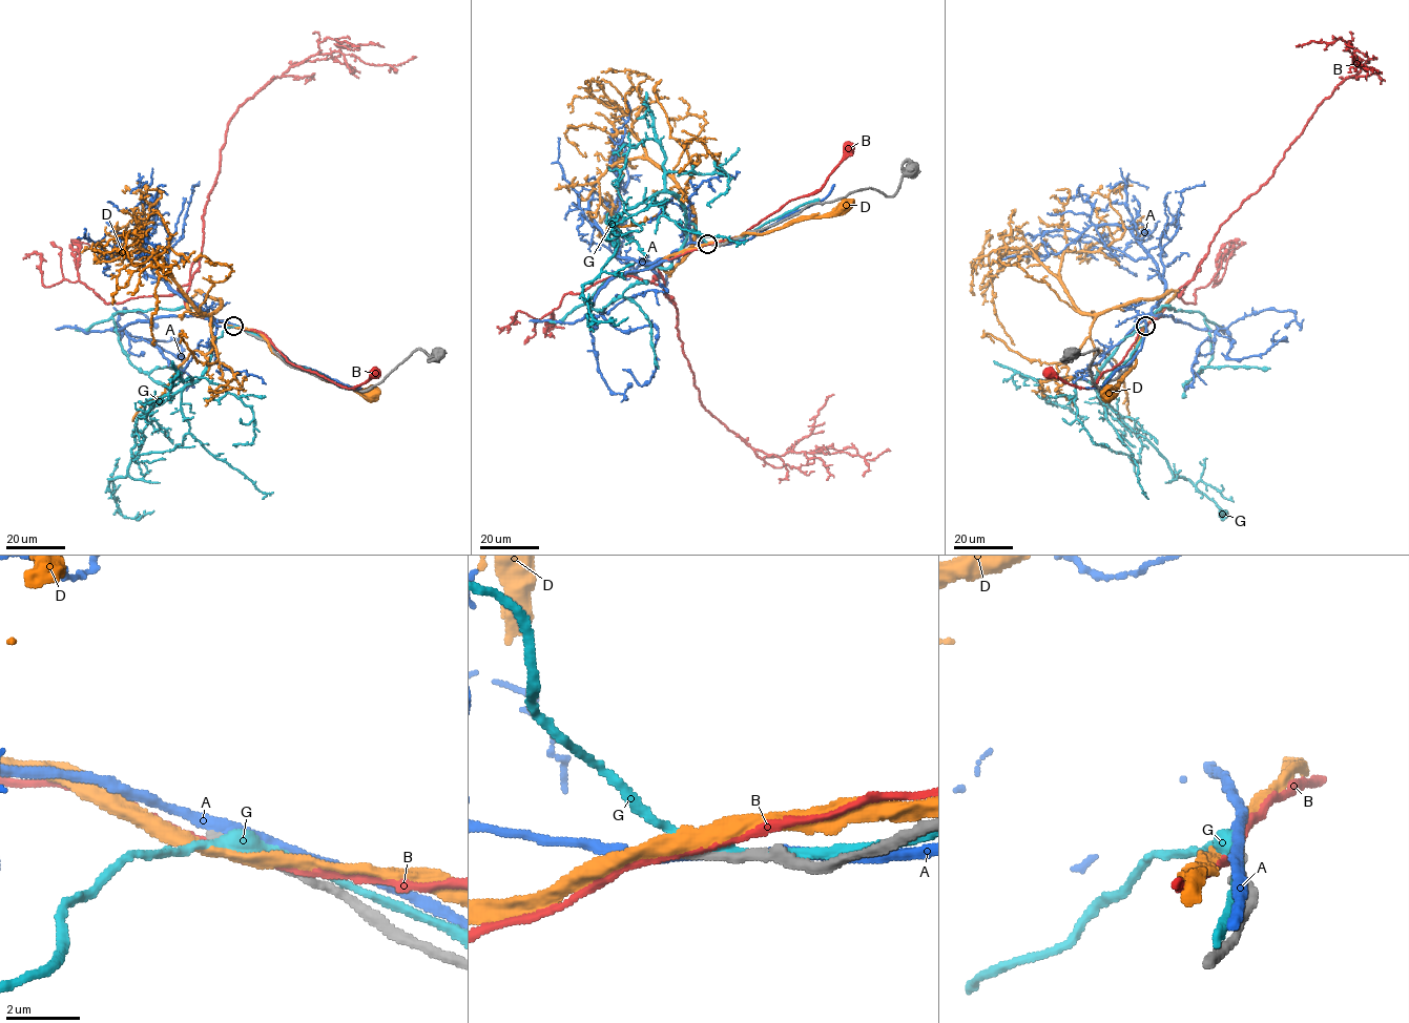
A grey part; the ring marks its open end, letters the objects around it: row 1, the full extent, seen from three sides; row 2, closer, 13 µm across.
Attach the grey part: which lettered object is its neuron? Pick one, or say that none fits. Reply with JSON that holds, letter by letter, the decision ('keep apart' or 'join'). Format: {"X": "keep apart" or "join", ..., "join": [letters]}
{"A": "keep apart", "B": "keep apart", "D": "keep apart", "G": "keep apart", "join": []}

